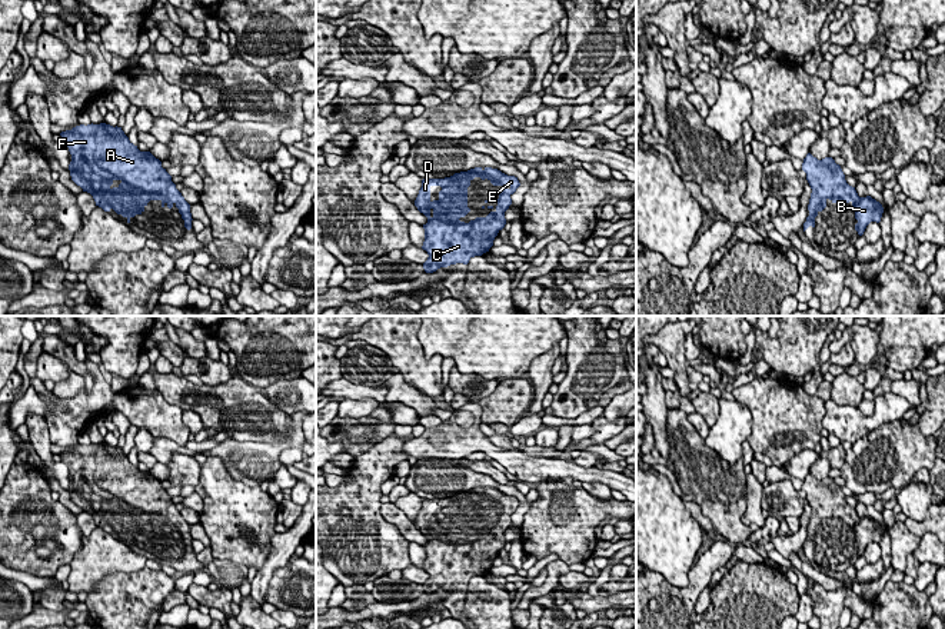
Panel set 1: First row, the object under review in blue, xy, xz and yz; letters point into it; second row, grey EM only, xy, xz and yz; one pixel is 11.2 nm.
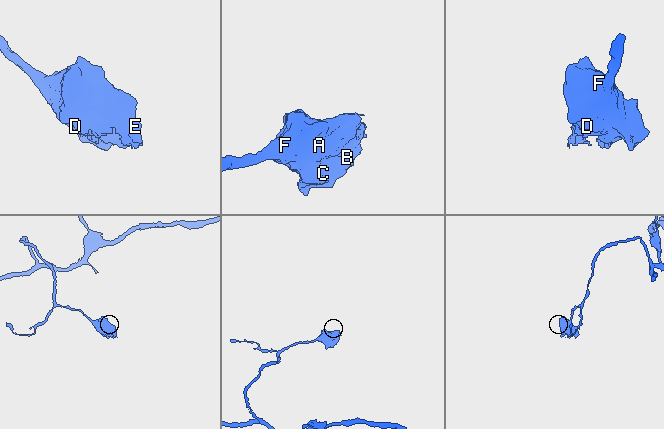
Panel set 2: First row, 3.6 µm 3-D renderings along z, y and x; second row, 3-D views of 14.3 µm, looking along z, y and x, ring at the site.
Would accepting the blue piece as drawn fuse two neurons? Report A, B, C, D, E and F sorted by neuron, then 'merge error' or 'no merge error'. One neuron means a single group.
A B C D E F | no merge error

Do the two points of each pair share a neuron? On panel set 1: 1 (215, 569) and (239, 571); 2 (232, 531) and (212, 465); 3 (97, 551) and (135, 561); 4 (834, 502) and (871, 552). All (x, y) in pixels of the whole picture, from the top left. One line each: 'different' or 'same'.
1: same
2: same
3: same
4: different

